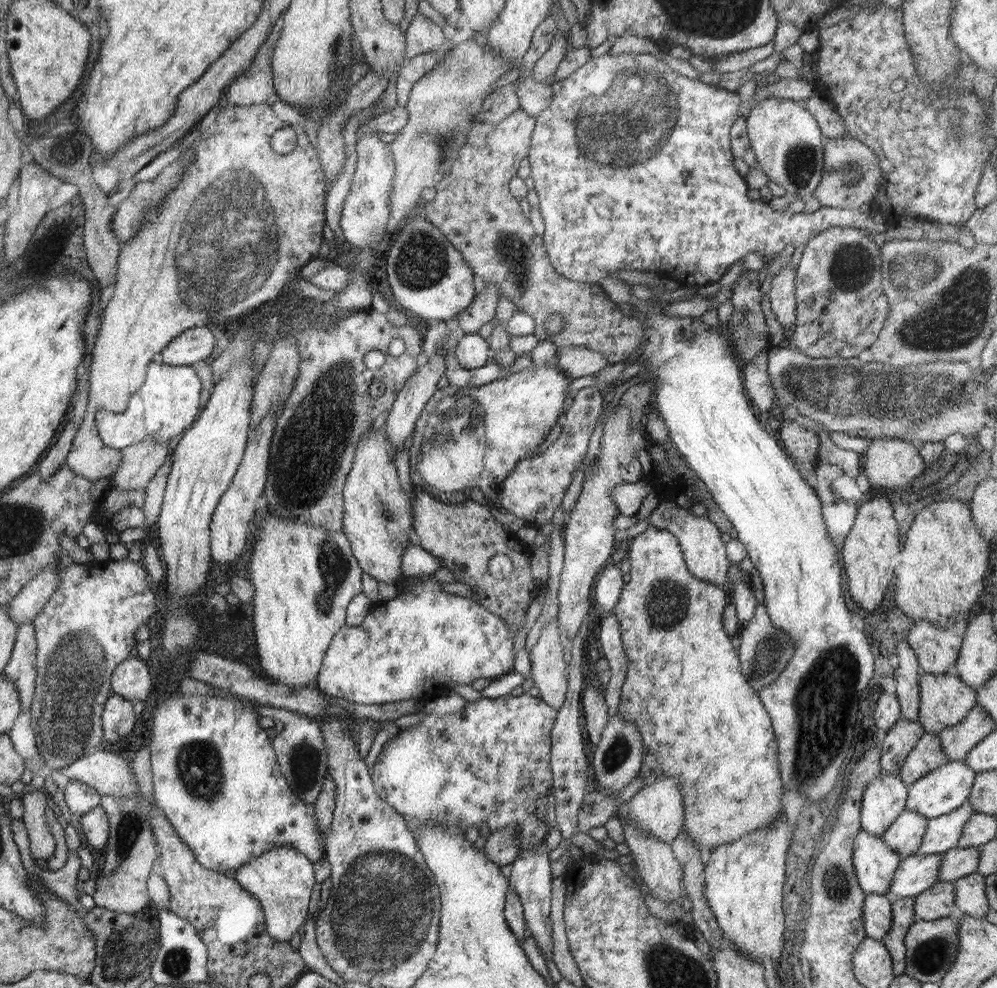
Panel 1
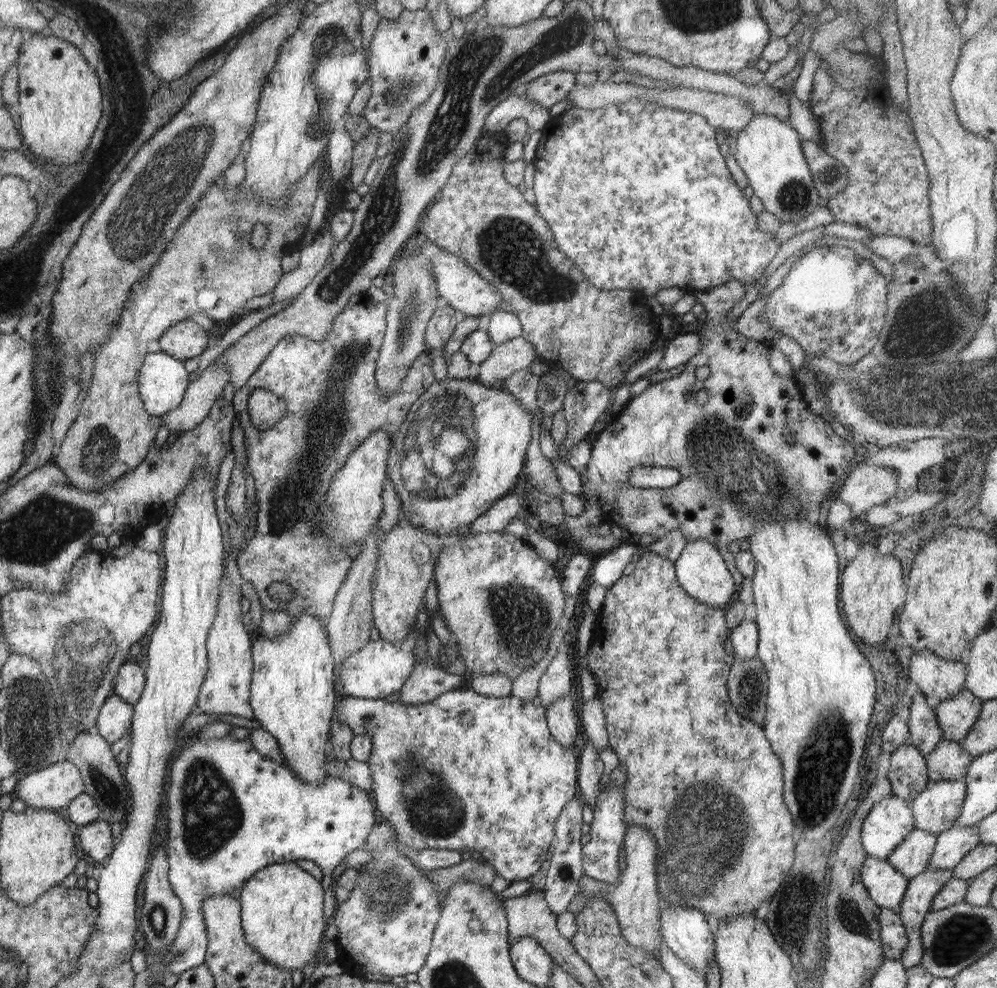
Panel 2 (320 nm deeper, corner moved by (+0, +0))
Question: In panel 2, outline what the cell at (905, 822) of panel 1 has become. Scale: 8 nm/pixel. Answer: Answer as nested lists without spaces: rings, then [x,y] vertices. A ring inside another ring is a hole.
[[[915,828],[890,853],[887,861],[905,877],[918,876],[929,868],[936,840],[937,835]]]

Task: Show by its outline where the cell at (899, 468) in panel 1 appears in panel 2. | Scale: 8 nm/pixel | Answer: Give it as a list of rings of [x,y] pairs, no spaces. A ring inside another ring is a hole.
[[[862,459],[855,461],[838,496],[848,504],[856,519],[873,506],[884,504],[898,490],[898,472],[887,466],[868,465]]]

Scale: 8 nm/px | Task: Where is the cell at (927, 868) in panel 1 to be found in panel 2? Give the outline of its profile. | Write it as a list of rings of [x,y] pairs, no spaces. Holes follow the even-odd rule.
[[[979,824],[956,826],[937,835],[934,853],[927,869],[952,869],[980,842]]]

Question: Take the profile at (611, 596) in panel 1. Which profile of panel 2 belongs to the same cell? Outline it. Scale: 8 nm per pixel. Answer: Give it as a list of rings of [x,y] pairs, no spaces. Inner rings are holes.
[[[631,541],[622,542],[596,560],[592,566],[592,578],[595,583],[610,588],[623,575],[624,568],[632,562],[634,554],[637,553],[636,547],[637,544]]]

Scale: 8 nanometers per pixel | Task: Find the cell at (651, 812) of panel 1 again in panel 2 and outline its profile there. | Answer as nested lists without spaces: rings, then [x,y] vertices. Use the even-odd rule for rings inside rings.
[[[630,826],[625,834],[623,850],[626,852],[627,866],[621,871],[619,881],[615,885],[606,884],[583,874],[578,881],[580,895],[570,901],[567,912],[576,915],[583,910],[589,900],[603,898],[616,914],[623,940],[659,959],[661,954],[659,948],[661,948],[661,937],[663,937],[660,929],[662,900],[658,894],[655,864],[660,847],[645,826]]]

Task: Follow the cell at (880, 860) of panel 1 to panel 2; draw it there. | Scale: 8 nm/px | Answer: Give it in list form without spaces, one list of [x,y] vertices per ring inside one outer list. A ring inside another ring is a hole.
[[[866,856],[860,877],[866,885],[870,898],[881,908],[899,913],[909,877],[898,872],[887,860]]]

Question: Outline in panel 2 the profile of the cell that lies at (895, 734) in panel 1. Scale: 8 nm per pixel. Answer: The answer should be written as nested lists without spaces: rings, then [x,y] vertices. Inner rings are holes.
[[[911,742],[891,753],[888,781],[893,795],[912,801],[928,787],[928,767],[923,755]]]

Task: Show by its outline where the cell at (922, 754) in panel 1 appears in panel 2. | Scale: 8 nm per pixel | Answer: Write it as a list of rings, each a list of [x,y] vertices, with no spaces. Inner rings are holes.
[[[943,738],[932,752],[925,755],[925,761],[928,767],[929,781],[956,781],[965,779],[968,767],[973,761],[973,756],[963,749],[961,743]]]

